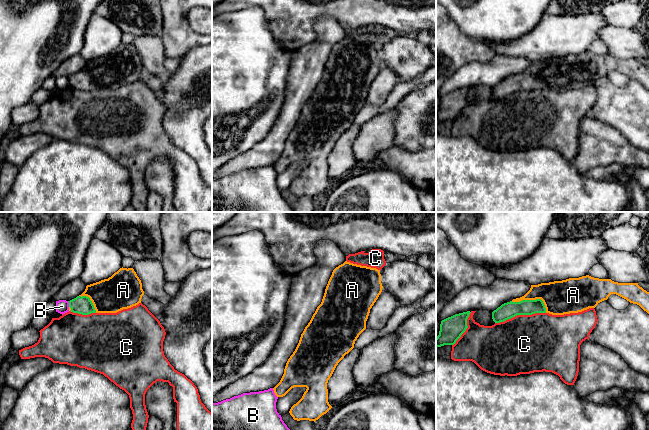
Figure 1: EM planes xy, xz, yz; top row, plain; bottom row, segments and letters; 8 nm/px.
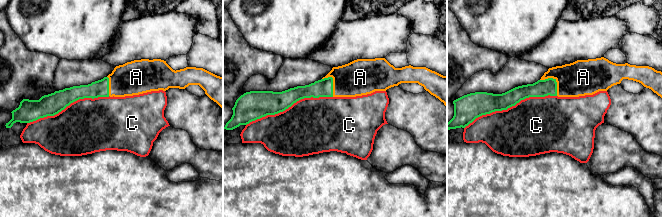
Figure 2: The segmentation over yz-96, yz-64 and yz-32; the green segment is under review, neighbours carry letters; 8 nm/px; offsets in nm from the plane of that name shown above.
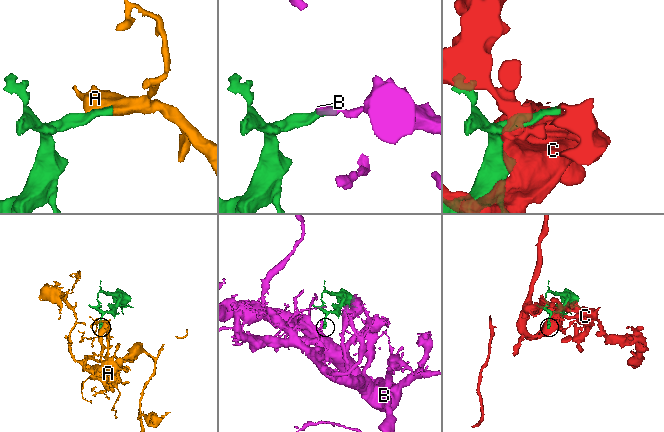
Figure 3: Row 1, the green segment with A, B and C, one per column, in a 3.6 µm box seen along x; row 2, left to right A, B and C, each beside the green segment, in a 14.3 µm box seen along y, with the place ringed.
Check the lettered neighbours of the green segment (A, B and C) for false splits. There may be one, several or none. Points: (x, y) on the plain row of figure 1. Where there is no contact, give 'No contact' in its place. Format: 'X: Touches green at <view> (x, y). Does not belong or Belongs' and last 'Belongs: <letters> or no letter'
A: Touches green at yz (532, 76). Belongs
B: Touches green at xy (69, 80). Does not belong
C: Touches green at yz (520, 90). Does not belong
Belongs: A

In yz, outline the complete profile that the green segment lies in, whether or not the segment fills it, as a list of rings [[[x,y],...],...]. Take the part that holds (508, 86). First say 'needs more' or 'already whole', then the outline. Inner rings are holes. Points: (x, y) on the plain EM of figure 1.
needs more; [[[586,51],[531,61],[524,72],[504,79],[494,86],[492,95],[495,99],[500,99],[517,91],[578,89],[595,84],[611,70],[639,81],[649,90],[649,68],[638,59],[618,59],[611,55],[599,55]]]

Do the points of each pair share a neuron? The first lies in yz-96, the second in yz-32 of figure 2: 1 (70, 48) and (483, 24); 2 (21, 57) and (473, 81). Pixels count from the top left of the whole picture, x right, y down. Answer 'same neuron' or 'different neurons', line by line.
1: same neuron
2: different neurons

